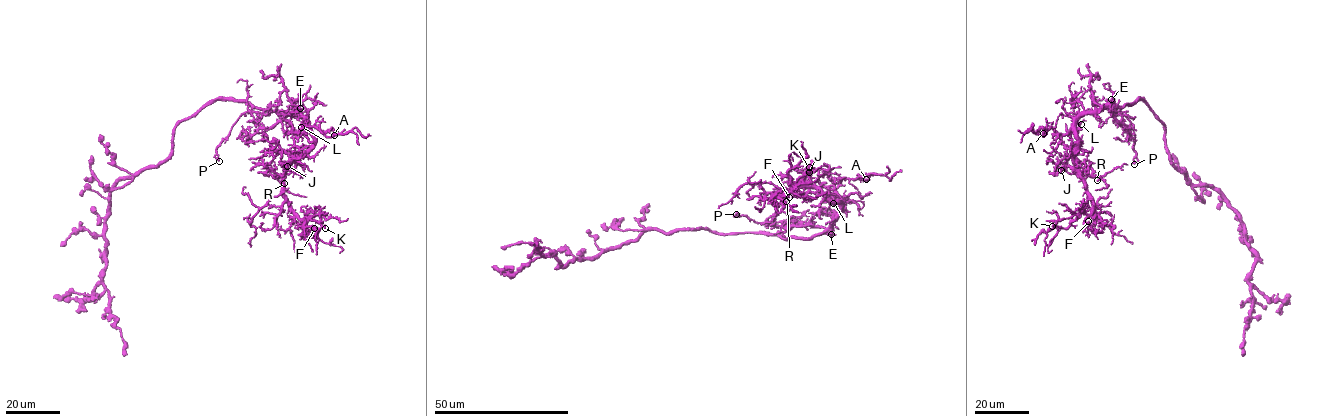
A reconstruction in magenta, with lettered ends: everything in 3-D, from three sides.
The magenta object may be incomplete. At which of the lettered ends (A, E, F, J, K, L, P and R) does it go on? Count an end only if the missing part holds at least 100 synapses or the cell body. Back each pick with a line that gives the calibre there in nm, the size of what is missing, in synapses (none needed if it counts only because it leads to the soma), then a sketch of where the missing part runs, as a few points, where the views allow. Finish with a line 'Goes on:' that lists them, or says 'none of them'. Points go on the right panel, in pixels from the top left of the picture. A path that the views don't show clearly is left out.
E: 110 nm thick; missing branch runs (1111, 99), (1122, 93), (1125, 77), (1124, 88), (1104, 112), (1120, 118), (1143, 145), (1145, 162), (1152, 169)
Goes on: E

